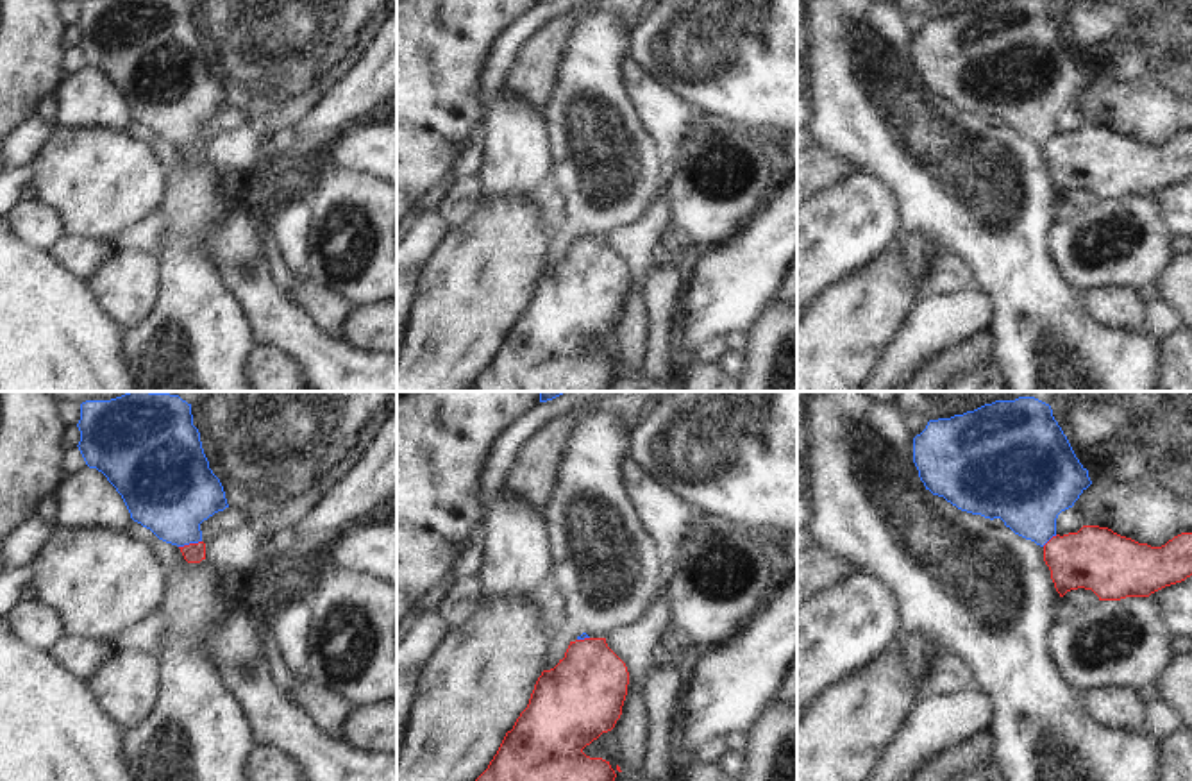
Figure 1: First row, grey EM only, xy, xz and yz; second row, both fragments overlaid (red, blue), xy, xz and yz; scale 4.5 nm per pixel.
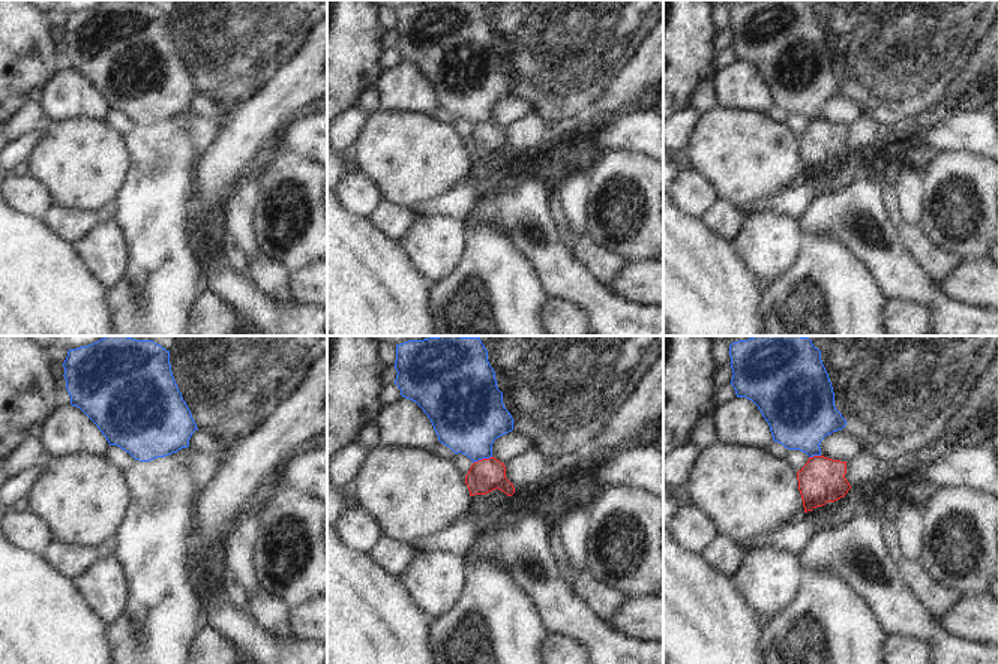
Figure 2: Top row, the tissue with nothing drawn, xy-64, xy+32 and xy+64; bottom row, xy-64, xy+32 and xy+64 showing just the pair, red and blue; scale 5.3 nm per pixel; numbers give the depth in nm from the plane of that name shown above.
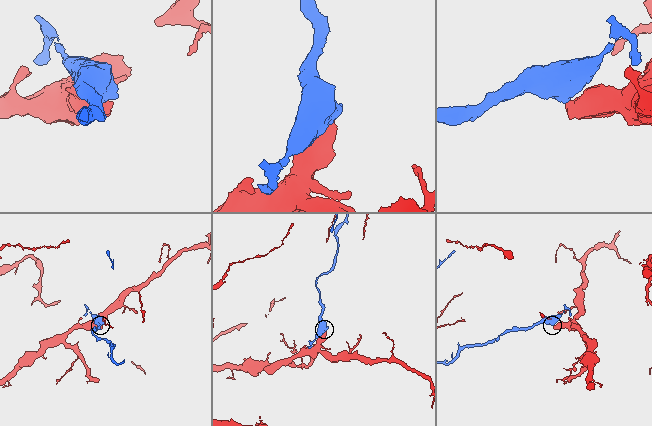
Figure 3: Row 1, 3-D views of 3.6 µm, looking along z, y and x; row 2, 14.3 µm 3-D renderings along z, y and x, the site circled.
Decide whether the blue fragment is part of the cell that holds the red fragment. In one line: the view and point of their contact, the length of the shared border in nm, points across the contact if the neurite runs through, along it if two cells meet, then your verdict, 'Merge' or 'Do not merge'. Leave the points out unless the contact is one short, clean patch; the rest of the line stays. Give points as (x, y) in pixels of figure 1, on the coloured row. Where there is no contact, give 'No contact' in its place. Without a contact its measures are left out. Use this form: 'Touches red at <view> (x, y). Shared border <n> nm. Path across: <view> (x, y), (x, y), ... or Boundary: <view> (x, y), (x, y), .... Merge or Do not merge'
Touches red at xy (190, 544). Shared border 110 nm. Boundary: xy (201, 540), (179, 547). Do not merge

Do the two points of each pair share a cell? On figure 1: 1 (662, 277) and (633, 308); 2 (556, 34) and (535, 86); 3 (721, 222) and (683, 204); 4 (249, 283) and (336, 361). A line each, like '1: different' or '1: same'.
1: same
2: same
3: same
4: same

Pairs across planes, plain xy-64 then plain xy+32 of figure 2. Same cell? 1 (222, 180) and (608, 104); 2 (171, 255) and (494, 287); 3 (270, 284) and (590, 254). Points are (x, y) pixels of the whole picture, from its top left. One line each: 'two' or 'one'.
1: one
2: one
3: one

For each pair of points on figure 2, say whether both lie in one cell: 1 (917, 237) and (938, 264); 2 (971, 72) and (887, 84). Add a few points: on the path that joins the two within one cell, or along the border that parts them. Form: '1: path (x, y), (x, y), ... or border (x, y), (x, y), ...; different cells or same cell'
1: path (917, 243), (932, 258); same cell
2: border (977, 44), (968, 63), (938, 102); different cells

